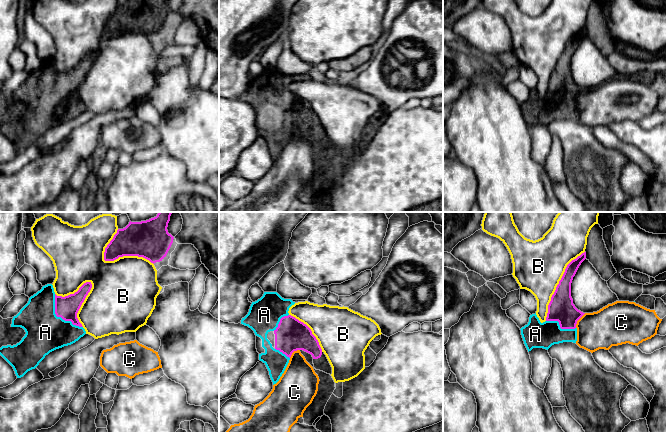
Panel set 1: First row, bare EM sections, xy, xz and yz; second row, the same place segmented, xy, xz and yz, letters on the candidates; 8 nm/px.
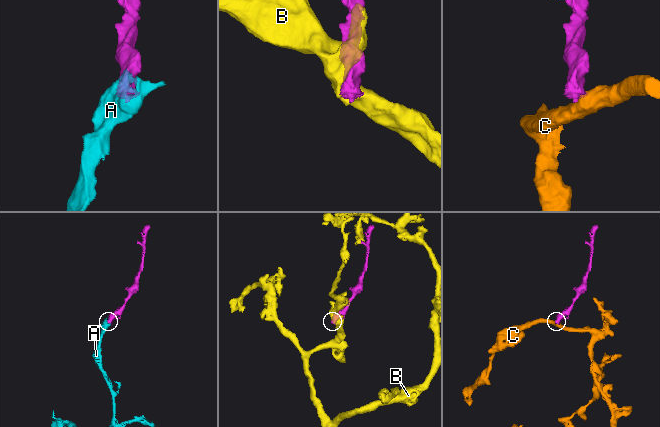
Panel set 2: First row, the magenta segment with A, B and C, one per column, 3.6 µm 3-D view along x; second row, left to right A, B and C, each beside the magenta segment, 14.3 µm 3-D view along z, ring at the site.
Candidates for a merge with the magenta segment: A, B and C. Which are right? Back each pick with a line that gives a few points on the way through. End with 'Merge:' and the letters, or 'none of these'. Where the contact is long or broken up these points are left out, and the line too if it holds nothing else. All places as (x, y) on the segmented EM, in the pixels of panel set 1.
Merge: A

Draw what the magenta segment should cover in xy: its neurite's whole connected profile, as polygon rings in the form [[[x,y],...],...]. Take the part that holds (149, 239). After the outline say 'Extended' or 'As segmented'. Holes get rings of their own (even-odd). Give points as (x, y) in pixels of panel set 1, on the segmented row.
[[[159,212],[154,218],[141,222],[130,221],[125,228],[118,229],[105,248],[104,260],[114,261],[123,256],[138,256],[149,260],[153,264],[162,261],[166,257],[174,239],[167,230],[172,213]]]. As segmented

